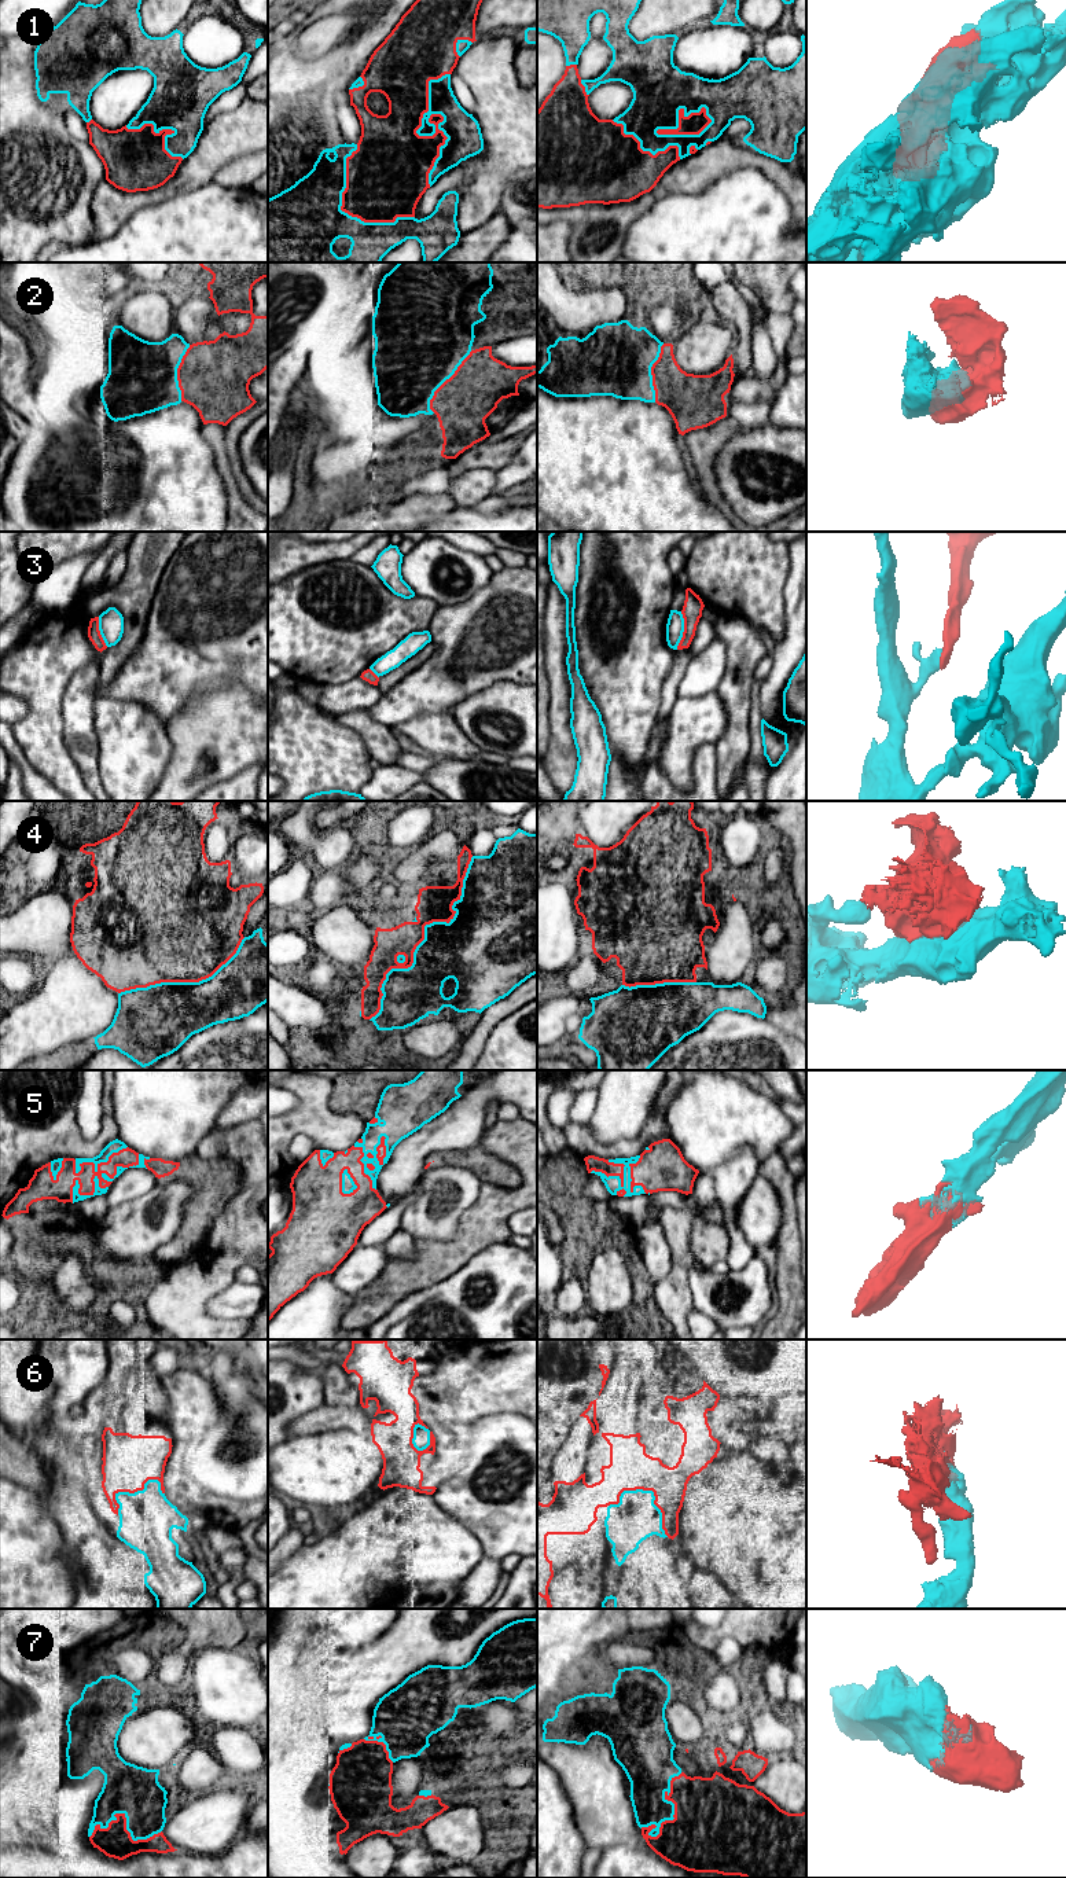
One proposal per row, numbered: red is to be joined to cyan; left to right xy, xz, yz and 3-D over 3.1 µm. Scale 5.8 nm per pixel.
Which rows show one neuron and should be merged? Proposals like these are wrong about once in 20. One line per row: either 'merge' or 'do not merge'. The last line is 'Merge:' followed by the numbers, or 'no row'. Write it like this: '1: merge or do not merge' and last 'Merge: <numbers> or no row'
1: merge
2: merge
3: do not merge
4: do not merge
5: merge
6: merge
7: merge
Merge: 1, 2, 5, 6, 7

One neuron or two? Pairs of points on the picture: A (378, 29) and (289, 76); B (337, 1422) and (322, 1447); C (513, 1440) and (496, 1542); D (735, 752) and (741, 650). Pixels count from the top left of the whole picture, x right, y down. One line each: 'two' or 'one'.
A: one
B: two
C: one
D: one

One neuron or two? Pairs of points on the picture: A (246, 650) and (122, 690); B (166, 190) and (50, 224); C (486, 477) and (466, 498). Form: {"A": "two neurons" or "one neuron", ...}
{"A": "one neuron", "B": "two neurons", "C": "one neuron"}

